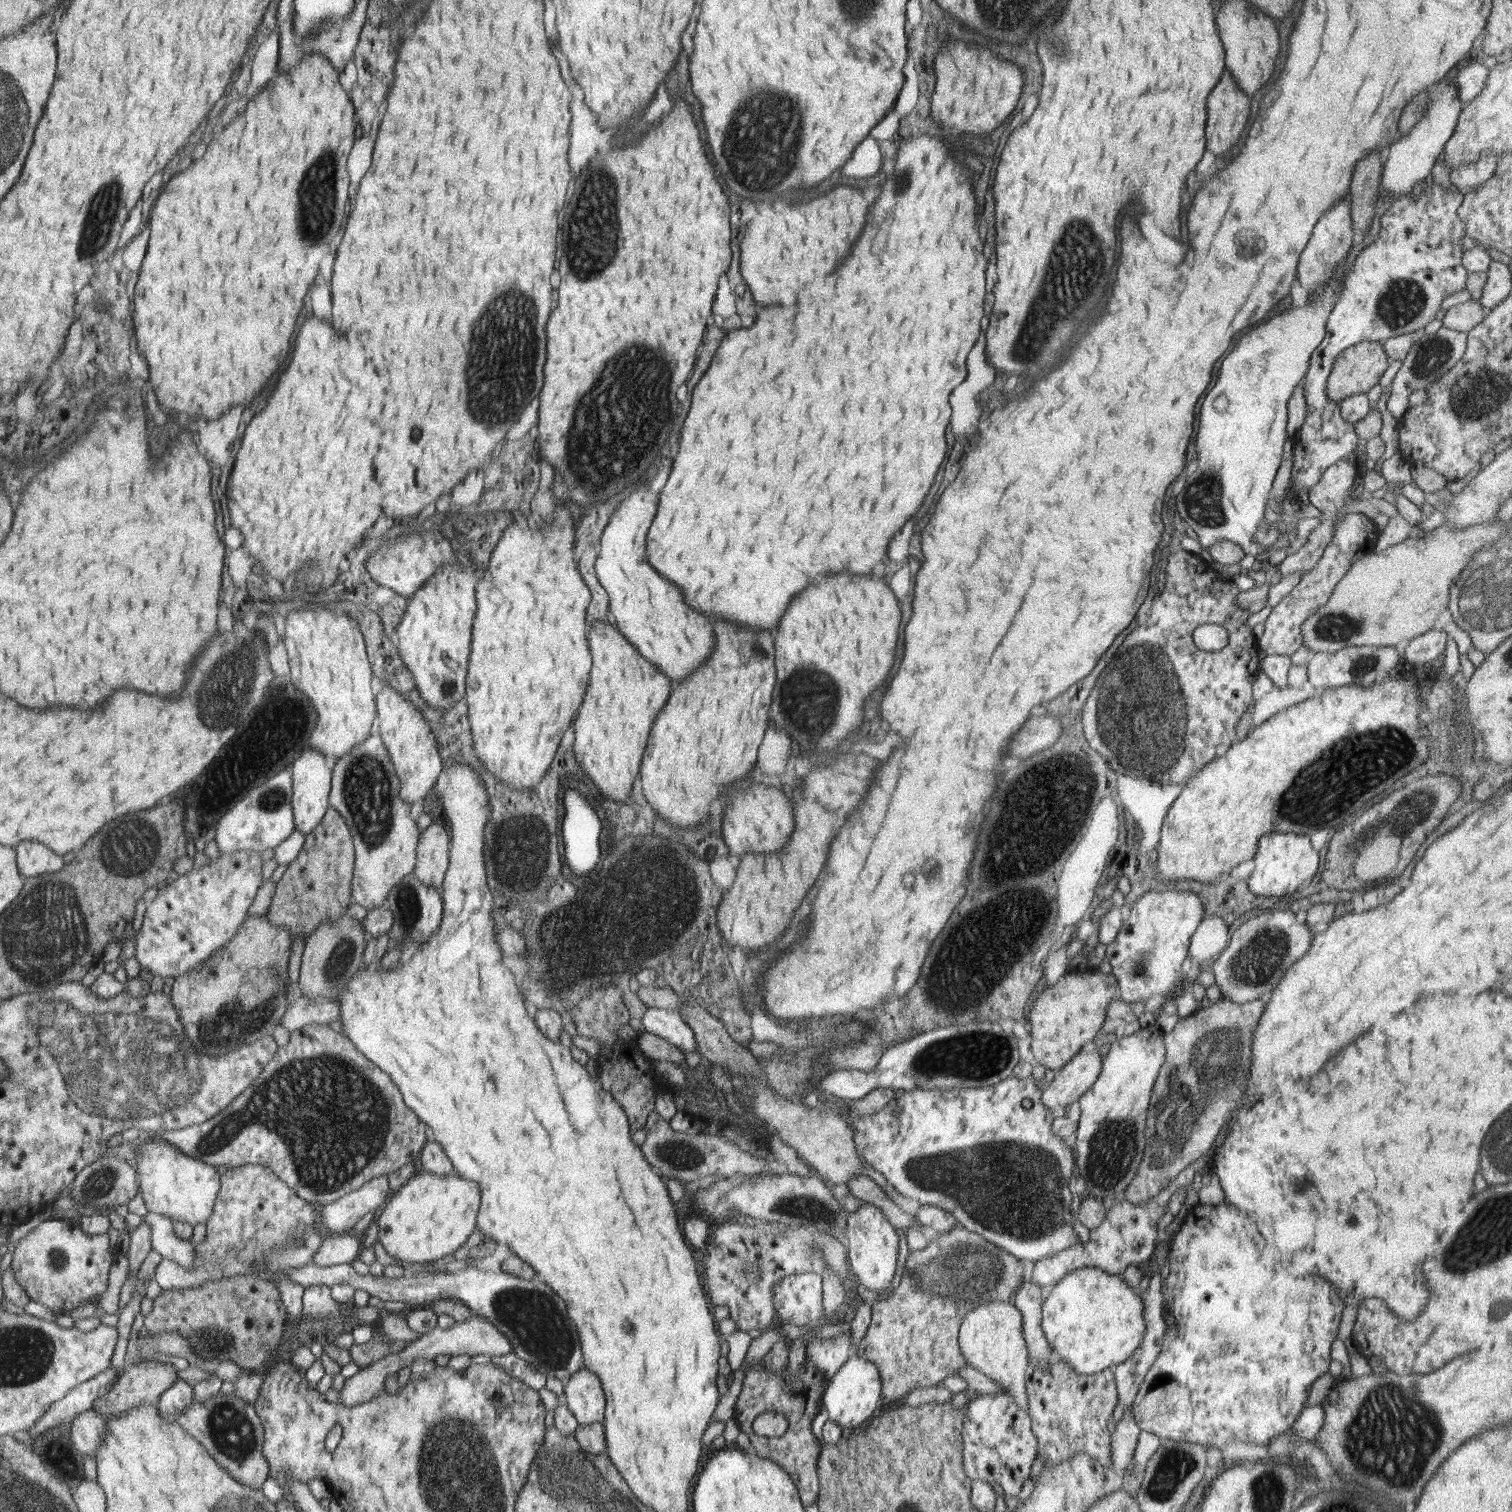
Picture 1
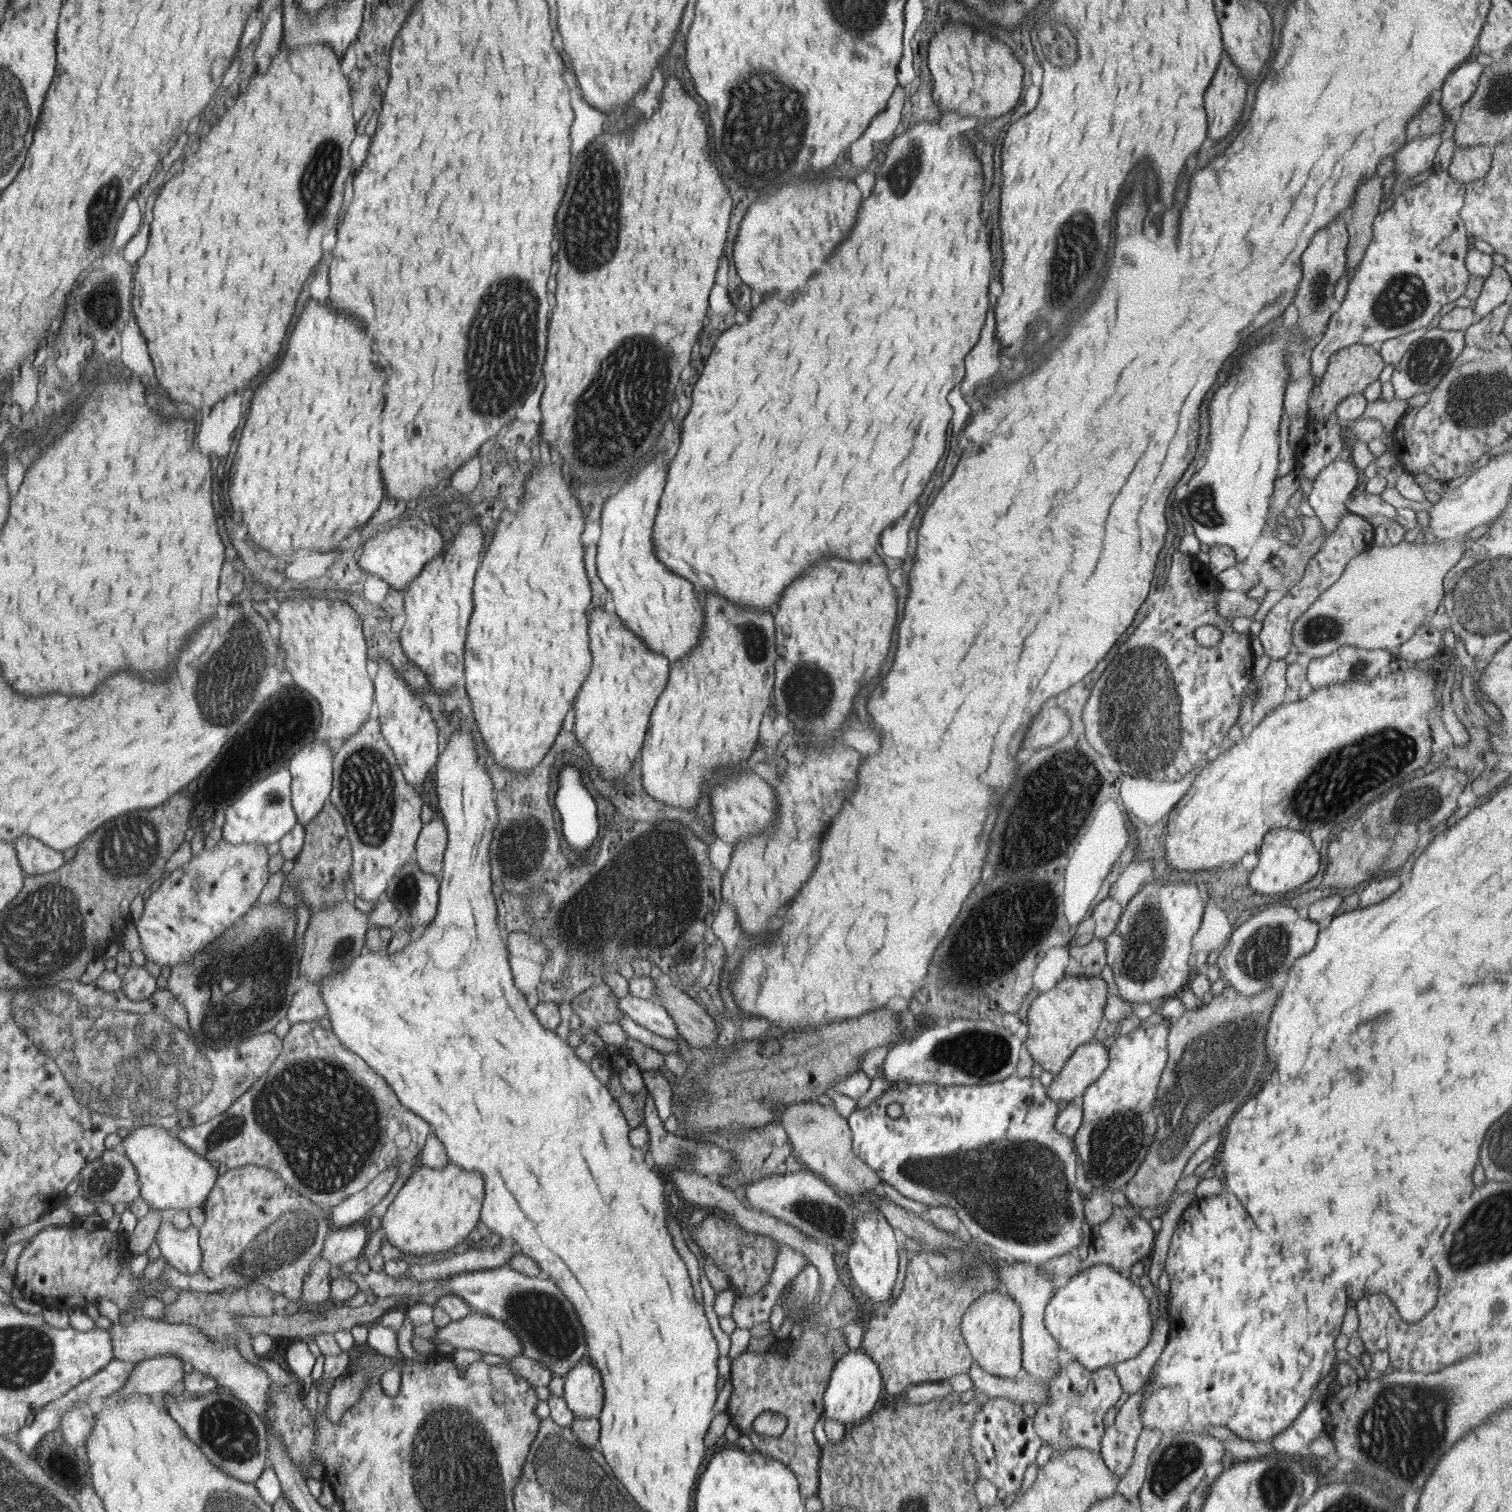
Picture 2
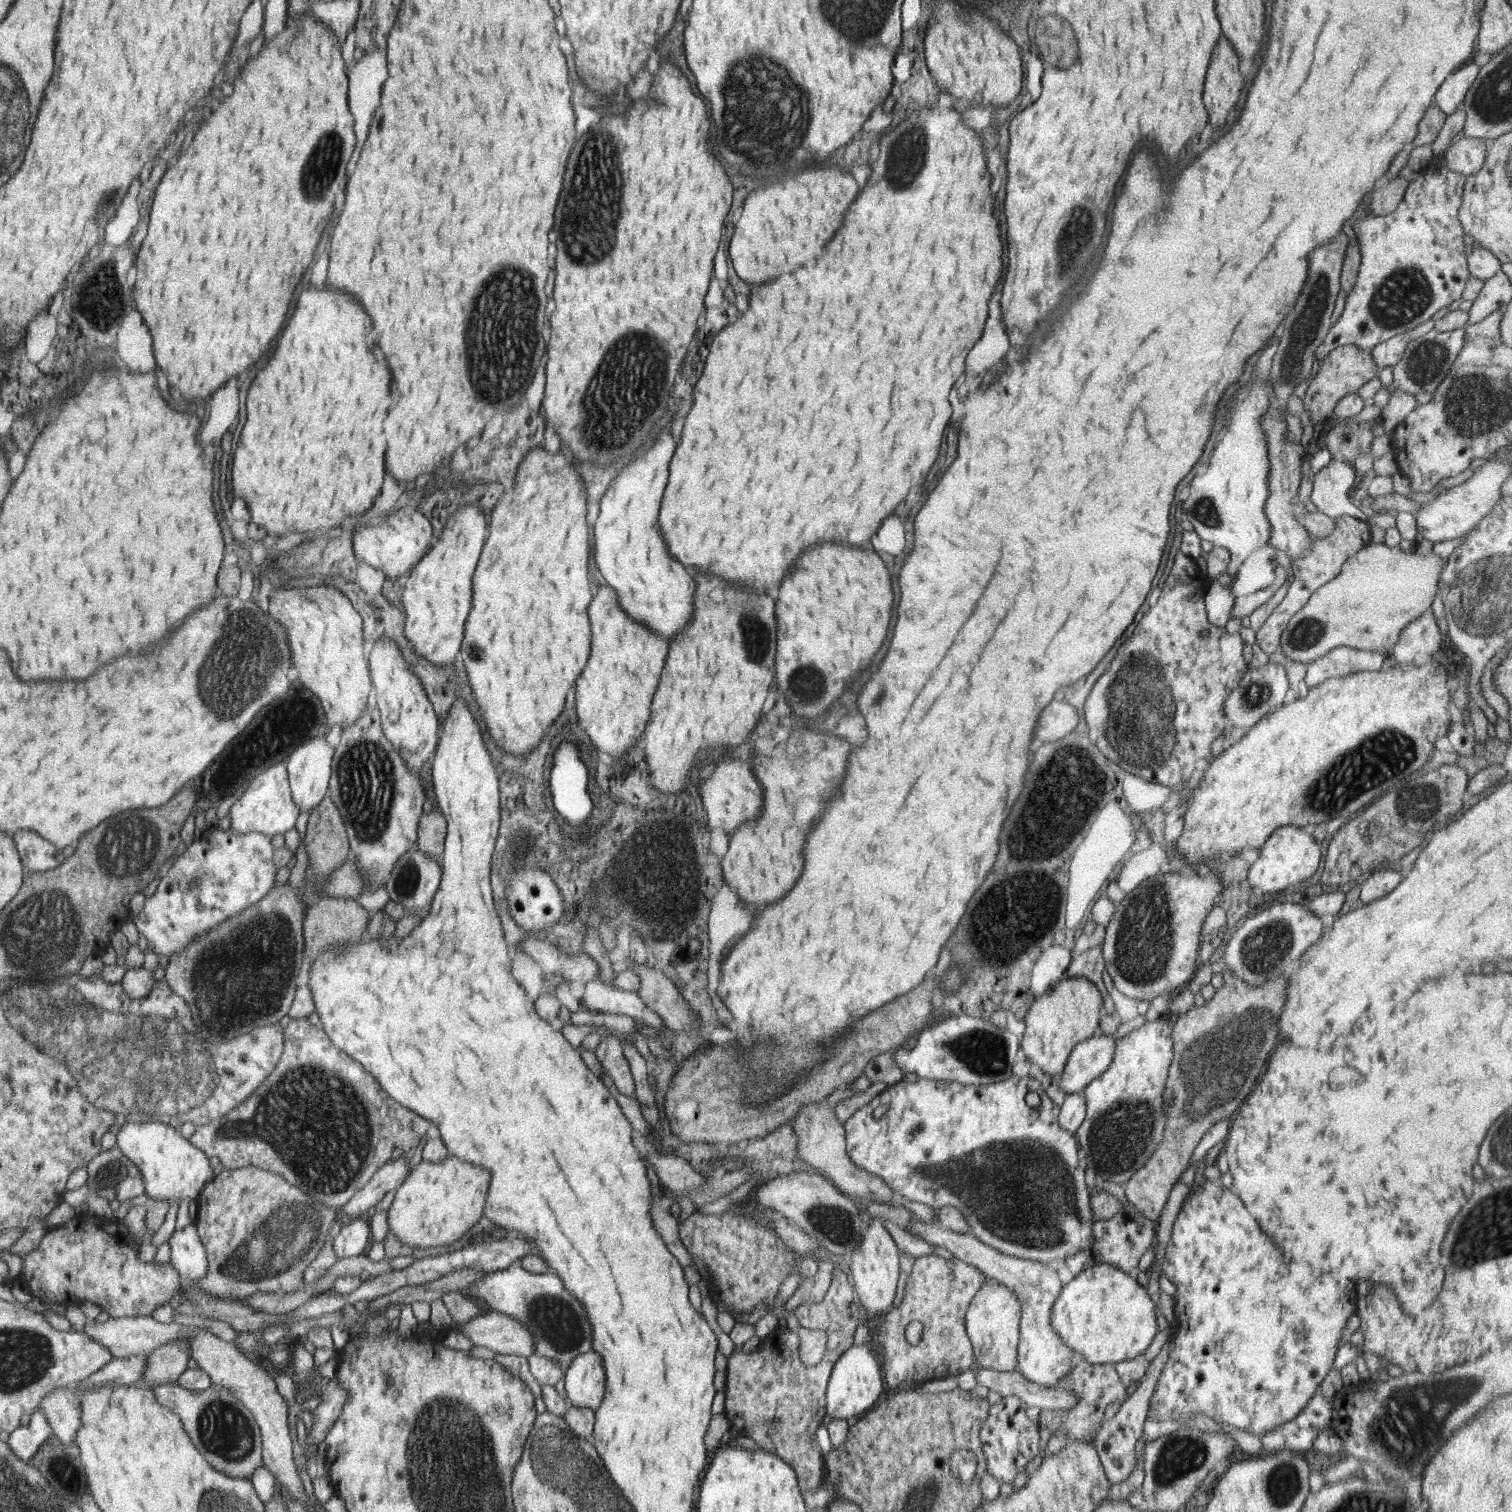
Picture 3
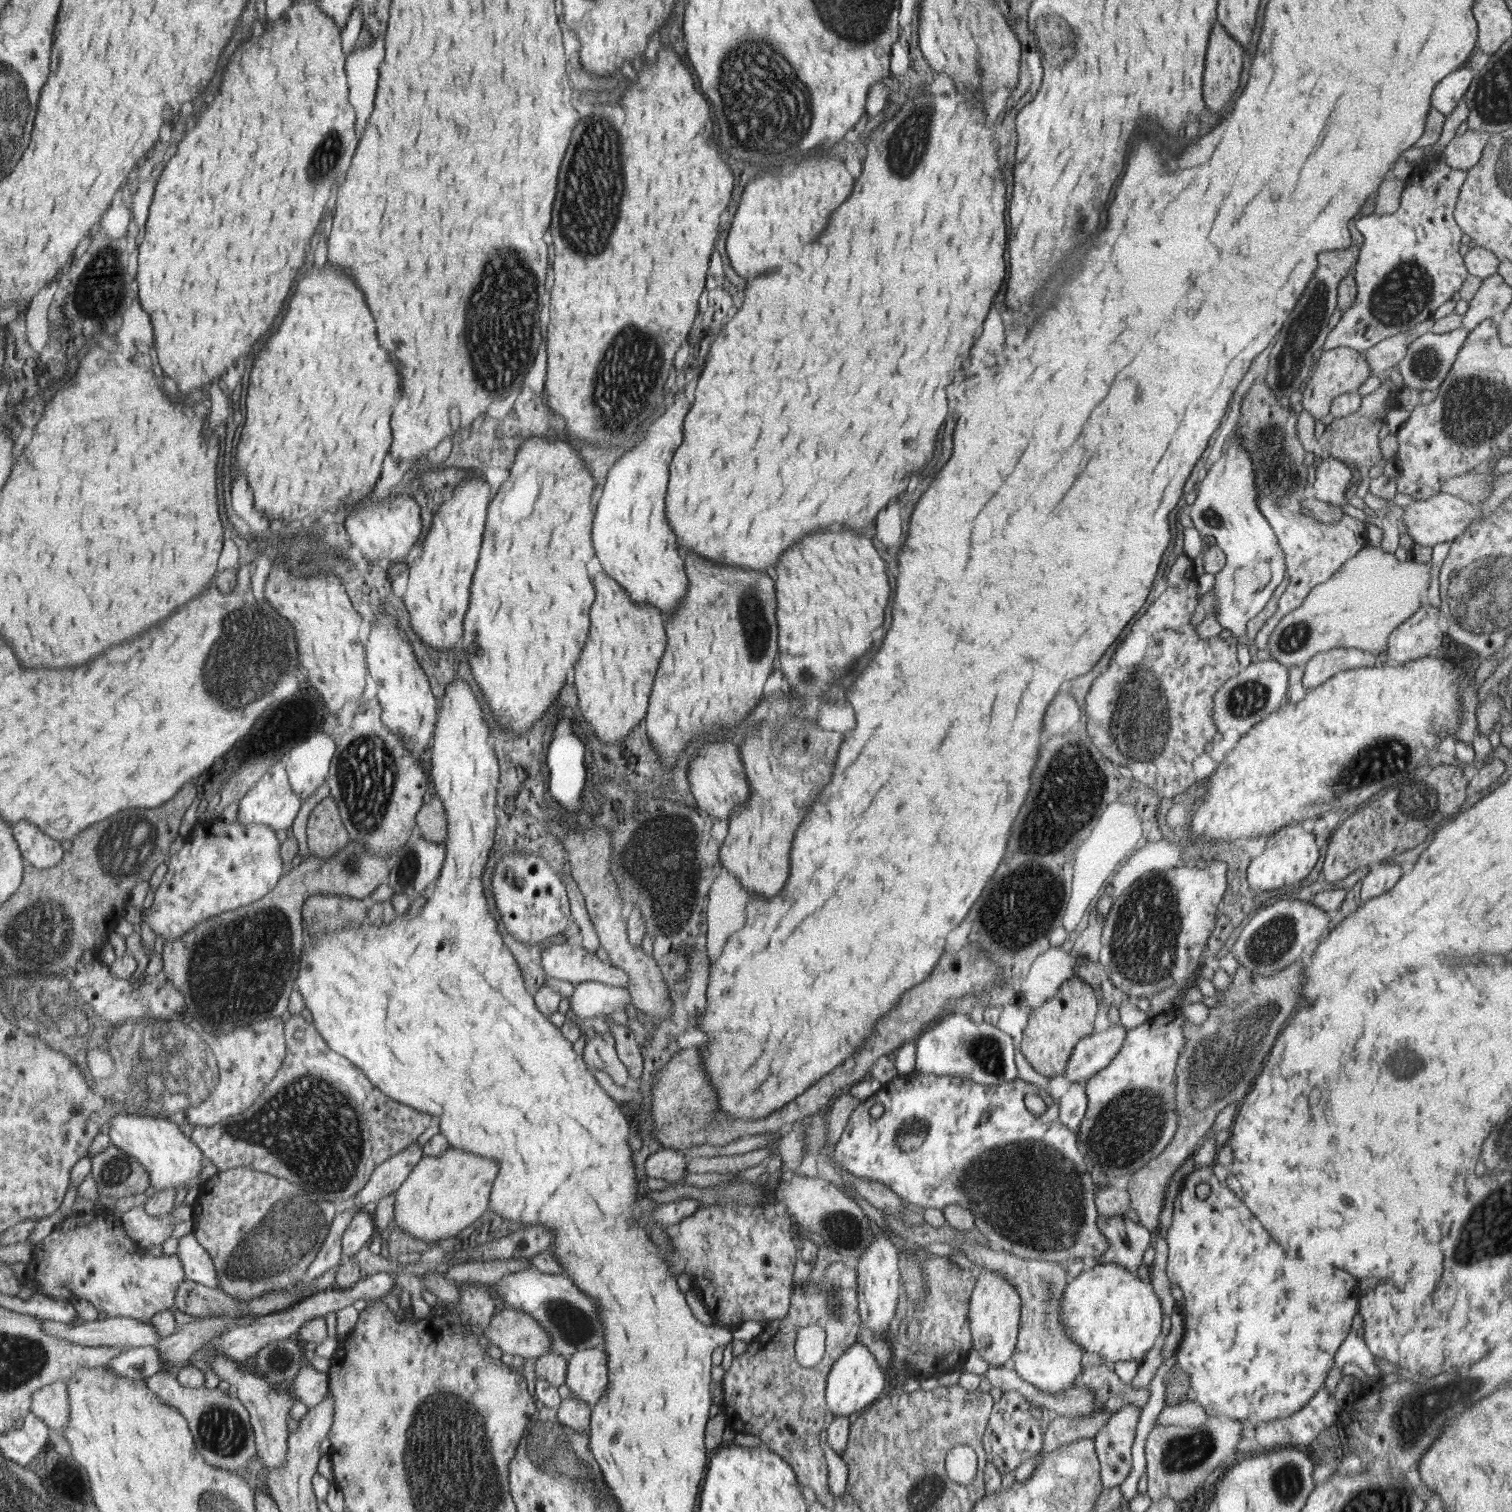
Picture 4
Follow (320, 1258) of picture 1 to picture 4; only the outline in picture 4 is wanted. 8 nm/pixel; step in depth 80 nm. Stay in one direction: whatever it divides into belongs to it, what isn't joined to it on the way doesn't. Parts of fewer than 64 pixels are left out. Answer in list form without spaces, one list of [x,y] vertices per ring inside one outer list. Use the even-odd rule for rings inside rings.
[[[364,1210],[358,1212],[353,1221],[350,1222],[342,1241],[344,1256],[355,1256],[364,1245],[371,1242],[373,1235],[376,1235],[374,1214],[370,1214]]]

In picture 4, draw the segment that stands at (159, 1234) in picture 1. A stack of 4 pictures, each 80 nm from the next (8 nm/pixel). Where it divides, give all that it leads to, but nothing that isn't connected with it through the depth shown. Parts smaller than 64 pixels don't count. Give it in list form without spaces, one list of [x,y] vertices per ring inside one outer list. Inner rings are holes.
[[[194,1232],[178,1240],[178,1259],[184,1263],[186,1279],[208,1288],[220,1289],[220,1280],[208,1252],[196,1241]]]

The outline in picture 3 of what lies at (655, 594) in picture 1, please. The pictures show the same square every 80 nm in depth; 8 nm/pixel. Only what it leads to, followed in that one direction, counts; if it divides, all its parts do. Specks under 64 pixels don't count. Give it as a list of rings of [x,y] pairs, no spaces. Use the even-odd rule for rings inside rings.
[[[670,428],[660,430],[650,441],[650,446],[644,448],[644,454],[632,458],[632,462],[616,475],[614,484],[610,485],[600,501],[600,512],[594,525],[592,545],[595,550],[595,564],[599,568],[606,584],[617,594],[618,604],[634,620],[645,624],[655,634],[663,636],[670,645],[671,638],[675,638],[687,624],[691,622],[695,612],[696,580],[688,576],[685,566],[674,560],[667,551],[665,538],[660,527],[661,500],[665,496],[665,488],[669,482],[669,464],[677,449],[678,440],[671,433]]]

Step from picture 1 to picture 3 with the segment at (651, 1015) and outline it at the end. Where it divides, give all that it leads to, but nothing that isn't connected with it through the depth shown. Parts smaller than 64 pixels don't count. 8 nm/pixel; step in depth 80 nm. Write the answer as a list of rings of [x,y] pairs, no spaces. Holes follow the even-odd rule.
[[[590,981],[586,983],[582,998],[587,1010],[627,1014],[637,1022],[654,1029],[662,1029],[665,1026],[658,1012],[652,1010],[638,993],[608,987],[598,981]]]

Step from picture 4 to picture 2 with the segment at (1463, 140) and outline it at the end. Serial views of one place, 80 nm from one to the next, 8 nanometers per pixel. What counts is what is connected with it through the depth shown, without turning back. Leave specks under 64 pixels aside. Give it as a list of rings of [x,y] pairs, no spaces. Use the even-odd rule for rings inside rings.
[[[1488,145],[1456,147],[1449,167],[1450,175],[1467,185],[1487,175],[1492,159],[1493,147]]]

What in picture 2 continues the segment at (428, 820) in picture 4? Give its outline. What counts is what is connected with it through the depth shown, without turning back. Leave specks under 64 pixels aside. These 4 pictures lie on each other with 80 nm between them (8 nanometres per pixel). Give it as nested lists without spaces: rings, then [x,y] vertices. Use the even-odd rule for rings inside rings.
[[[434,817],[425,824],[418,837],[415,854],[418,867],[428,874],[436,874],[436,877],[441,879],[444,876],[446,849],[446,826],[444,821]]]

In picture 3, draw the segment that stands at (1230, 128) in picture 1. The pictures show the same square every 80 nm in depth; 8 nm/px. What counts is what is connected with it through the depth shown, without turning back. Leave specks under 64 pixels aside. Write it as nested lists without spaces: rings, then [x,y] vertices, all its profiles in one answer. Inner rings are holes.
[[[1221,34],[1212,53],[1203,90],[1207,118],[1214,131],[1220,131],[1226,126],[1230,110],[1238,106],[1244,88],[1239,59],[1230,41]]]

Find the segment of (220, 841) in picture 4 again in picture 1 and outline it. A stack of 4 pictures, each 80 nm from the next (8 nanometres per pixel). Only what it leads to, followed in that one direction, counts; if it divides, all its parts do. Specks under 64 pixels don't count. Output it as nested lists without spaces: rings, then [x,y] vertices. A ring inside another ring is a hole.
[[[237,850],[237,852],[233,852],[232,854],[221,854],[220,859],[208,859],[206,862],[210,862],[210,864],[206,864],[206,866],[202,868],[195,868],[193,866],[192,870],[186,873],[186,875],[178,875],[176,881],[166,883],[161,888],[158,888],[158,895],[154,901],[146,907],[142,927],[140,931],[136,933],[135,958],[141,968],[149,970],[153,975],[161,976],[163,979],[166,978],[166,976],[177,978],[177,976],[186,975],[196,968],[201,968],[201,966],[209,960],[210,956],[213,956],[217,950],[221,950],[223,946],[233,940],[233,937],[239,932],[239,928],[243,925],[244,918],[246,918],[246,914],[248,914],[248,908],[250,908],[250,904],[252,904],[252,900],[254,900],[260,884],[263,884],[262,866],[264,862],[263,859],[261,859],[261,854],[262,852],[254,852],[253,850]]]

